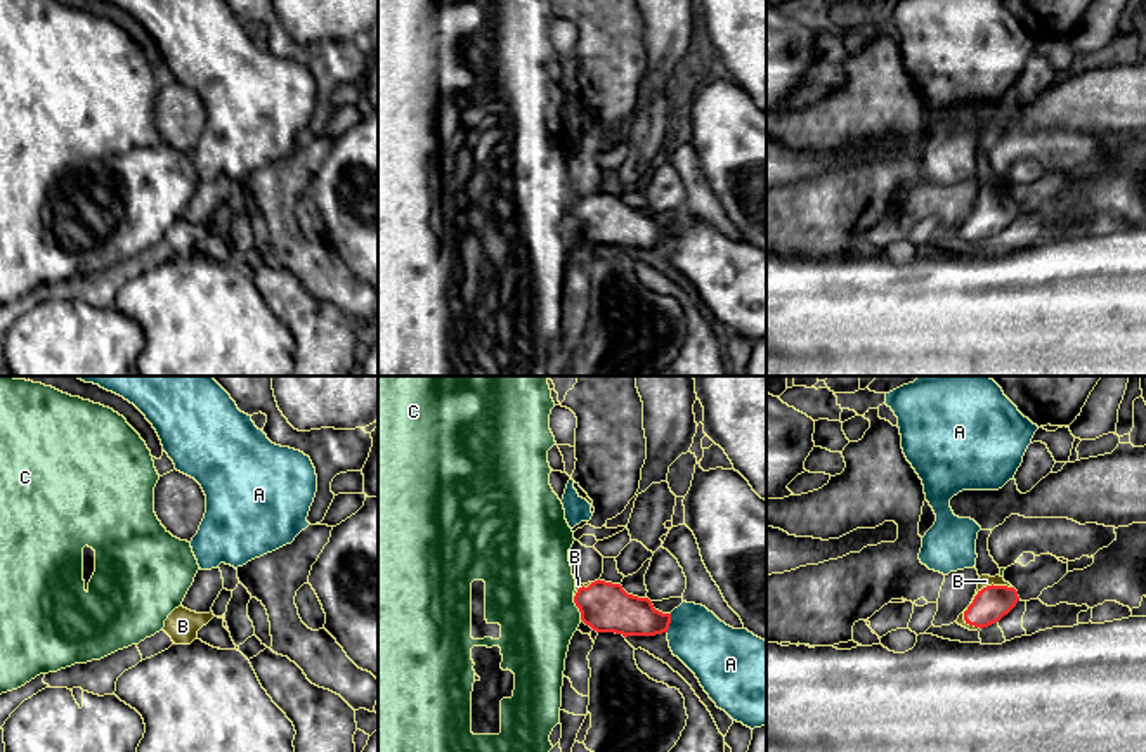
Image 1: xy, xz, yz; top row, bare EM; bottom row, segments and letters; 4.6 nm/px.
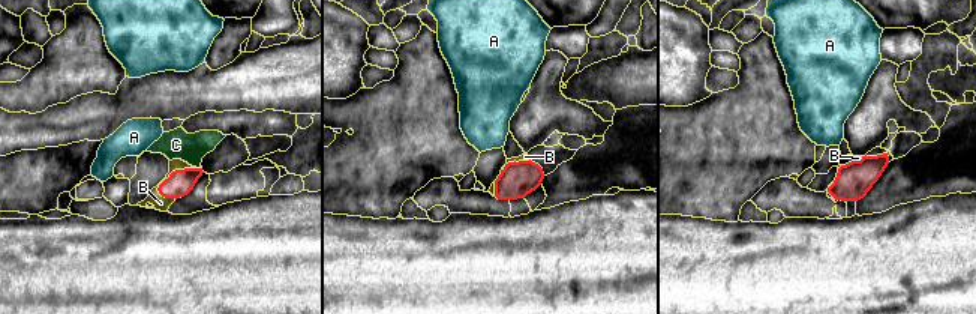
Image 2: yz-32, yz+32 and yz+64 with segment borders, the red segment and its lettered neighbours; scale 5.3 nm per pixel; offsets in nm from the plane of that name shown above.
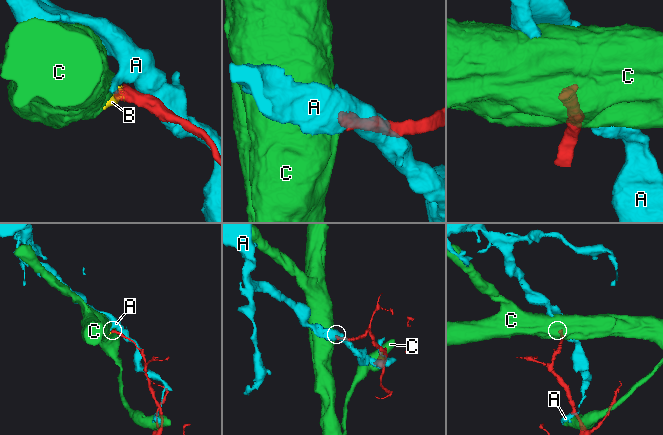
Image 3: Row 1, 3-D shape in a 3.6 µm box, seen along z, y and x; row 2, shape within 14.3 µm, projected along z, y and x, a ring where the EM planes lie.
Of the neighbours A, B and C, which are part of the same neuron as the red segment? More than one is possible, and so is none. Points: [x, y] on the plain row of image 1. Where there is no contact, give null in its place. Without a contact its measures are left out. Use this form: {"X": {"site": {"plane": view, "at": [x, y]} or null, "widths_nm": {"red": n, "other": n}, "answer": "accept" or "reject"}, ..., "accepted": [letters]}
{"A": {"site": {"plane": "xz", "at": [670, 234]}, "widths_nm": {"red": 190, "other": 280}, "answer": "reject"}, "B": {"site": {"plane": "yz", "at": [989, 198]}, "widths_nm": {"red": 160, "other": 50}, "answer": "accept"}, "C": {"site": {"plane": "xz", "at": [578, 219]}, "widths_nm": {"red": 240, "other": 420}, "answer": "reject"}, "accepted": ["B"]}

